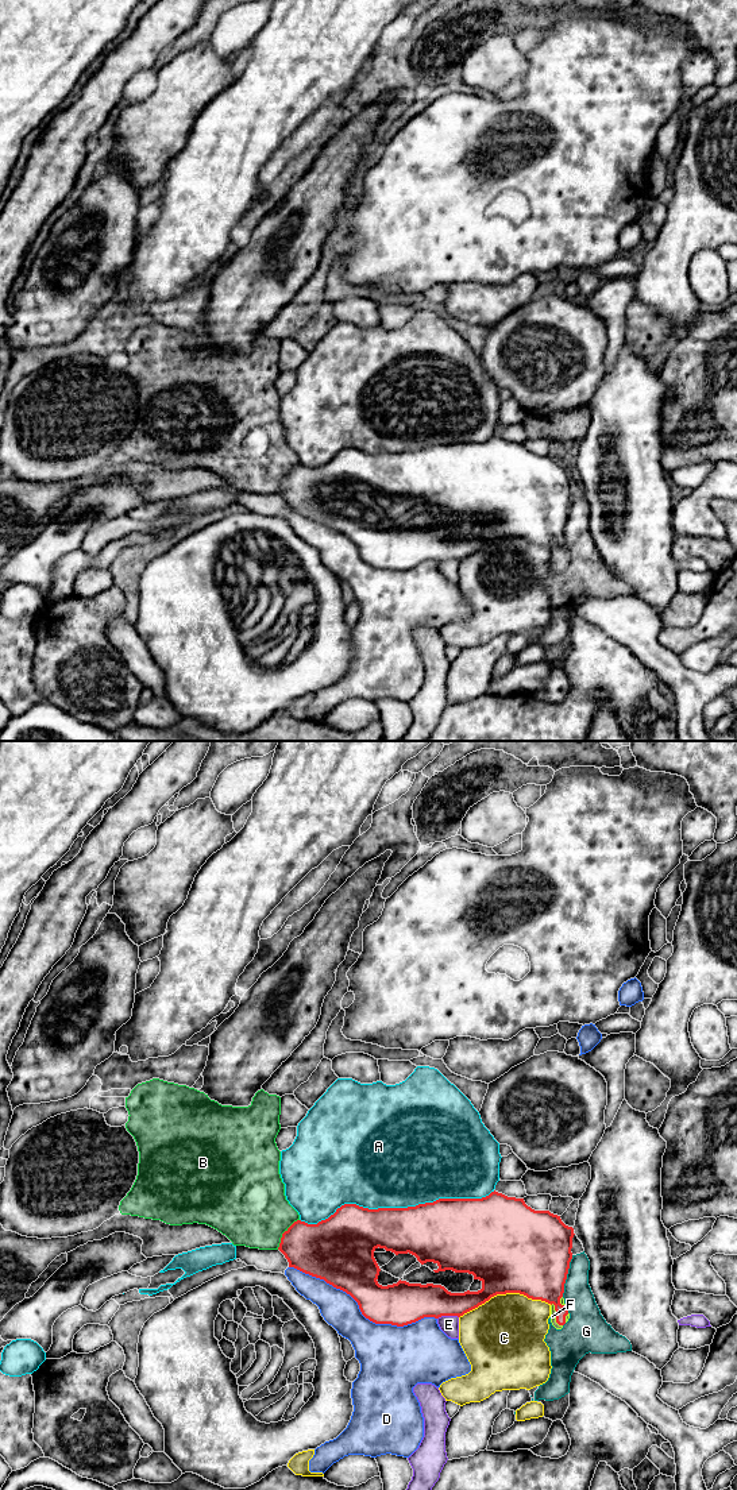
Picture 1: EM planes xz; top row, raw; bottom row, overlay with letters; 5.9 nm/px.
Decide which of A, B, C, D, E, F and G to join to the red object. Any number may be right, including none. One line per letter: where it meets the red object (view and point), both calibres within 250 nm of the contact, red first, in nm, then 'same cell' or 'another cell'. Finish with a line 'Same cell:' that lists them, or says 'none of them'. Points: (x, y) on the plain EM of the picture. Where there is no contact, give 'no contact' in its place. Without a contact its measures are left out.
A: meets red in xz at (397, 452); 340 nm thick on the red side, 500 nm on the other; another cell
B: meets red in xz at (282, 478); 320 nm thick on the red side, 440 nm on the other; another cell
C: meets red in xz at (505, 537); 480 nm thick on the red side, 460 nm on the other; another cell
D: meets red in xz at (361, 555); 280 nm thick on the red side, 280 nm on the other; another cell
E: meets red in xz at (447, 559); 240 nm thick on the red side, 110 nm on the other; another cell
F: meets red in xz at (556, 559); 280 nm thick on the red side, 40 nm on the other; same cell
G: meets red in xz at (566, 520); 480 nm thick on the red side, 180 nm on the other; another cell
Same cell: F

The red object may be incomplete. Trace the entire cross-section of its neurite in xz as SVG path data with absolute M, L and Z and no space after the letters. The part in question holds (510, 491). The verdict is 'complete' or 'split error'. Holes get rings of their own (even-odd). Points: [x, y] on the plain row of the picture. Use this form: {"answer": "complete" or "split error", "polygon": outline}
{"answer": "split error", "polygon": "M491 436L482 443L439 443L433 447L418 448L408 452L368 453L356 448L344 448L328 463L317 468L294 466L281 482L278 494L285 499L289 512L324 524L327 528L350 539L359 549L362 559L375 568L391 568L404 571L424 561L439 563L441 560L463 560L478 552L497 539L520 537L532 544L541 544L551 549L551 567L562 574L568 565L570 557L564 548L563 537L570 506L572 503L574 472L566 470L560 460L549 455L535 455L524 443L508 441ZM377 493L385 493L395 499L412 498L424 509L433 506L439 510L435 517L452 514L468 517L482 526L478 536L451 537L441 529L397 528L382 530L378 528L379 510L374 502Z"}

